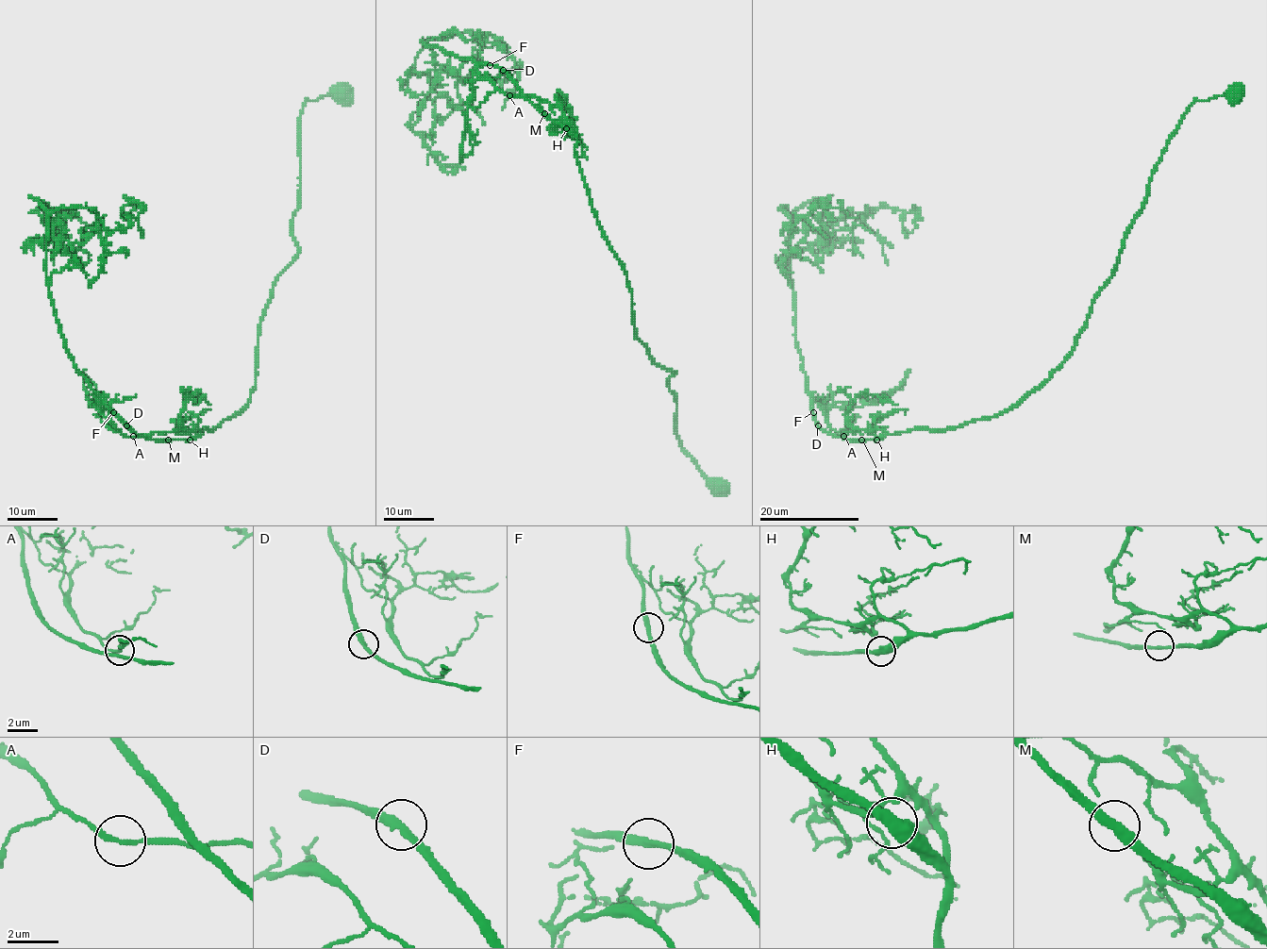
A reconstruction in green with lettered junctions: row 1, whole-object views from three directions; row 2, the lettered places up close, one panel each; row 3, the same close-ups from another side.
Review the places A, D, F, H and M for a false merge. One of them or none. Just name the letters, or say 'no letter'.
no letter

